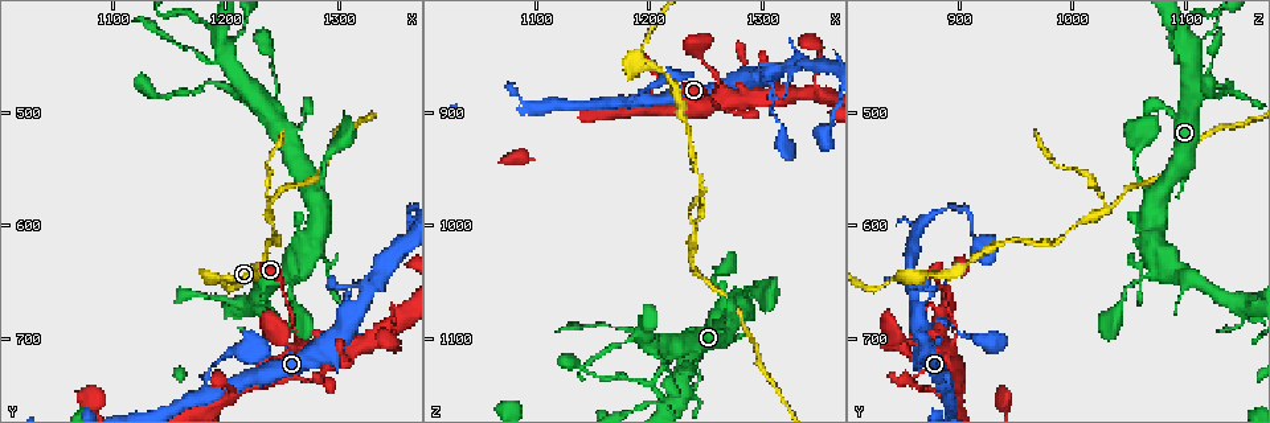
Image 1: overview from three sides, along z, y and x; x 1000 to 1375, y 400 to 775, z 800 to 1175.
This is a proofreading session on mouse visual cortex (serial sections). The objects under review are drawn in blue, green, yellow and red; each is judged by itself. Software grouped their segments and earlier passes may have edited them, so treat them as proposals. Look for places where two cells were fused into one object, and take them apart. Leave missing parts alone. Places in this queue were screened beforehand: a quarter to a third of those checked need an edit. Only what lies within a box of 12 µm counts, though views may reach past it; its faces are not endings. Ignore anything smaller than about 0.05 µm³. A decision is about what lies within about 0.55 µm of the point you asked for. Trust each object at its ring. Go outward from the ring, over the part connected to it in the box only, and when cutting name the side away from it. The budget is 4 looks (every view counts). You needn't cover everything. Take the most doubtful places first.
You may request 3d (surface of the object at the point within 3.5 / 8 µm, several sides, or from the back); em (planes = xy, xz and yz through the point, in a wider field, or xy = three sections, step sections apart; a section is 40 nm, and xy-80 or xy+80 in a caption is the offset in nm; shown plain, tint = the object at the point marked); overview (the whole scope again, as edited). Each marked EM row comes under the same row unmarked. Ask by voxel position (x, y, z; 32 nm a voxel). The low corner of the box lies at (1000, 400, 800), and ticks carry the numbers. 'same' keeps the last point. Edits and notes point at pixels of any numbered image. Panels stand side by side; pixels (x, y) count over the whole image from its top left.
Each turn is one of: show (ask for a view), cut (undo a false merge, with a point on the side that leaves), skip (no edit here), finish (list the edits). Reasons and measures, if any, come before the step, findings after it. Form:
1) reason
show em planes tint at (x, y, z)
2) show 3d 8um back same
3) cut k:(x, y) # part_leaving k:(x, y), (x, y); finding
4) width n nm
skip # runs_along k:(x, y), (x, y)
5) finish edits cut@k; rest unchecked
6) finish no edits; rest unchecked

show em xy step 5 tint at (1238, 588, 1030)

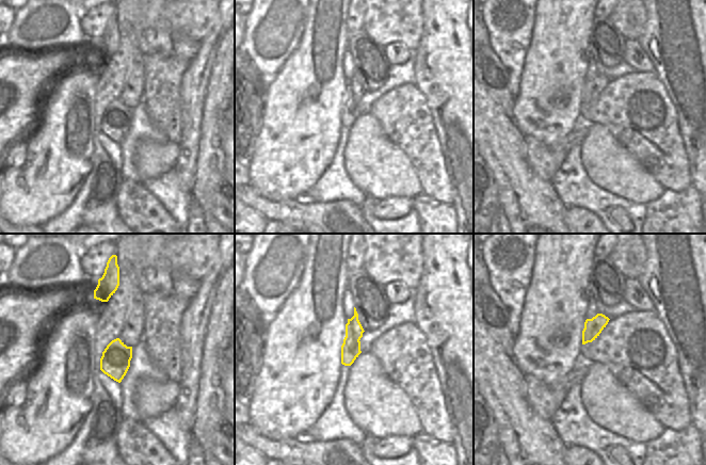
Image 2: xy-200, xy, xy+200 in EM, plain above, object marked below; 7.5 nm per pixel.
wider look
show 3d 3.5um same

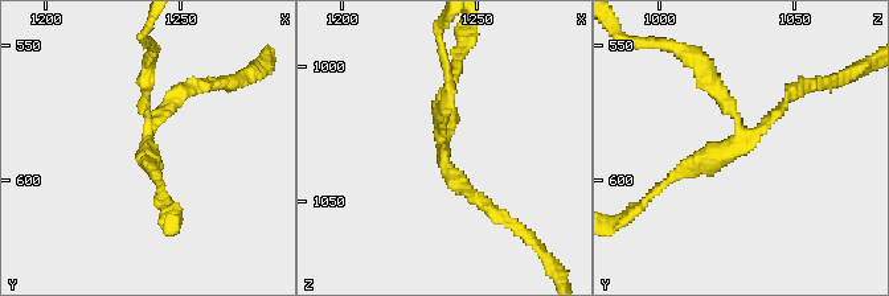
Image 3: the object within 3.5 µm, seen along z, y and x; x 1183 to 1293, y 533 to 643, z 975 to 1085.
width 140 nm
cut 3:(713, 90) # part_leaving 3:(738, 128), (695, 58), (654, 42); a second cell is stuck on

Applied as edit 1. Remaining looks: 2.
show overview

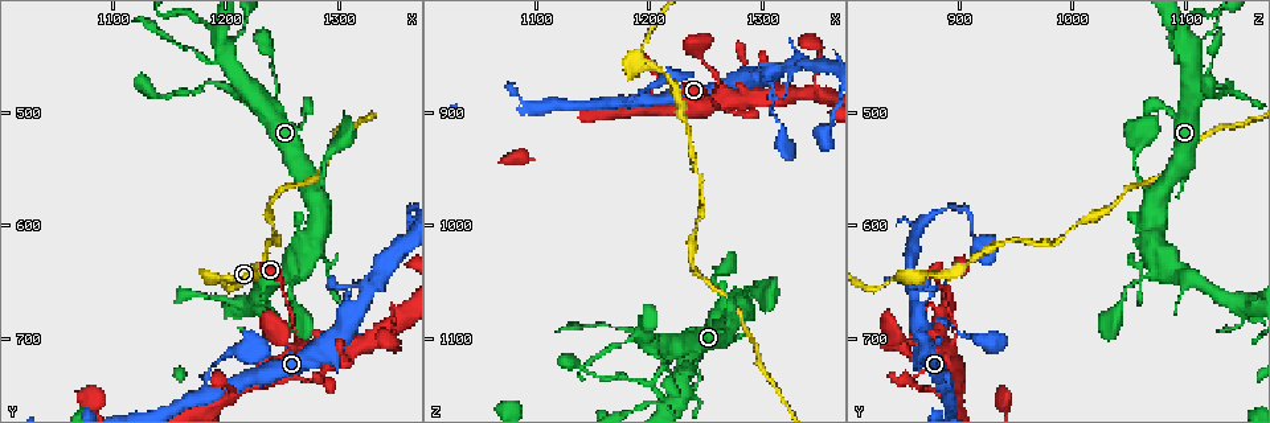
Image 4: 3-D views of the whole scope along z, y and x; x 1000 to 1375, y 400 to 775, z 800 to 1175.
sharp bend
show 3d 3.5um back at (1190, 646, 852)

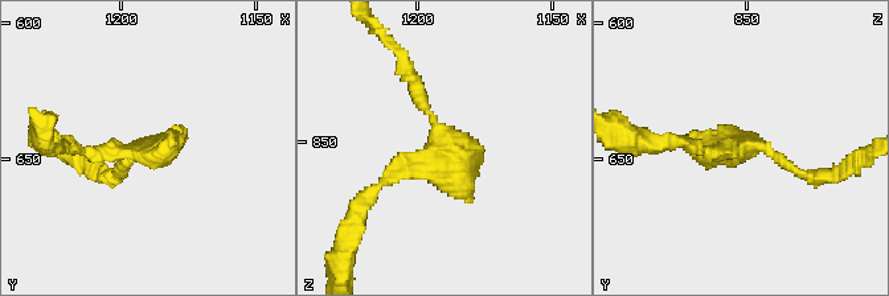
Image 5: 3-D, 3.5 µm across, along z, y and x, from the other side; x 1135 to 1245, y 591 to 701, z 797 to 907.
skip # runs_along 5:(368, 198), (441, 144), (412, 73); continuous, no second cell

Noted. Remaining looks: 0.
finish edits cut@3; rest unchecked

